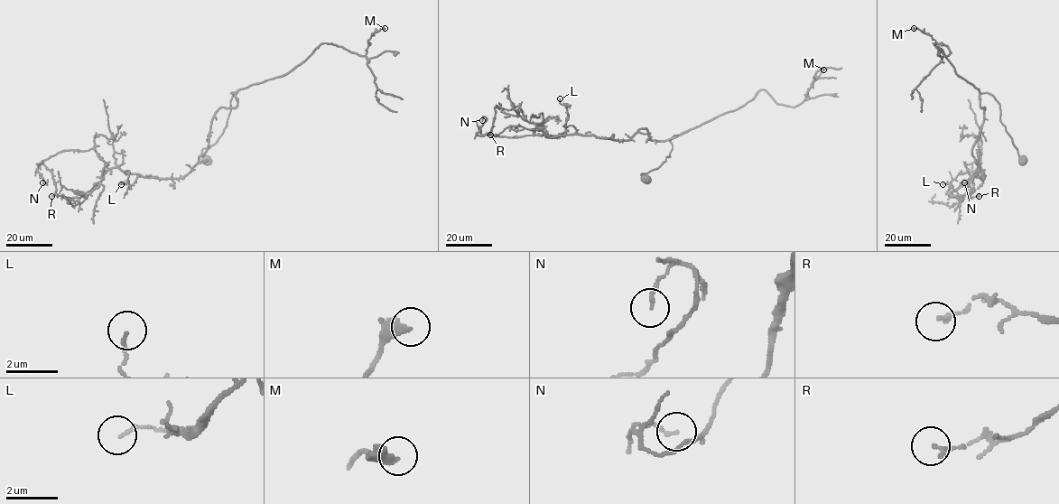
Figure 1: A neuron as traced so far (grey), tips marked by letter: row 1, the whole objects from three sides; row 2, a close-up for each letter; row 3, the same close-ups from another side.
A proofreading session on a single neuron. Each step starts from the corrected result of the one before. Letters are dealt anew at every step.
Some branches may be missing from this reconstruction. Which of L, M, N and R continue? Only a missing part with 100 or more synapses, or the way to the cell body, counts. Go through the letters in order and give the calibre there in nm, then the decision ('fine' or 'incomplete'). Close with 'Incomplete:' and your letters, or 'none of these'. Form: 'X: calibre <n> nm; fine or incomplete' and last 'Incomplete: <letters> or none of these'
L: calibre 110 nm; fine
M: calibre 360 nm; fine
N: calibre 120 nm; fine
R: calibre 160 nm; fine
Incomplete: none of these

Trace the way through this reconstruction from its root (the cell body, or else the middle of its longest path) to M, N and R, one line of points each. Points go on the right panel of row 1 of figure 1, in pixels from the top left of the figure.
M: (1021, 159), (998, 100), (960, 77), (933, 43), (946, 46), (945, 56), (930, 35), (914, 28)
N: (1021, 159), (999, 103), (980, 93), (984, 120), (972, 156), (984, 177), (979, 149), (978, 169), (964, 182)
R: (1021, 159), (999, 103), (980, 93), (984, 120), (972, 156), (984, 177), (980, 167), (969, 197), (979, 196)

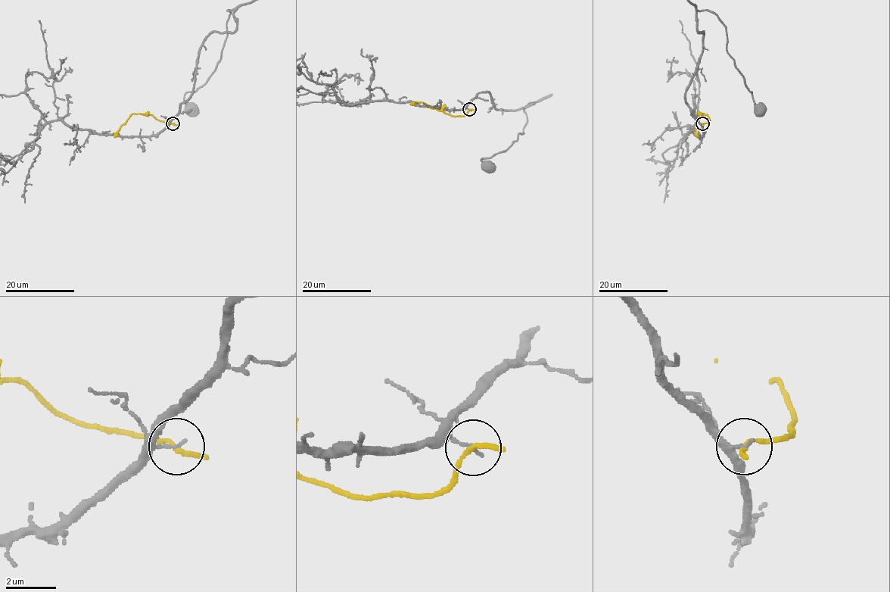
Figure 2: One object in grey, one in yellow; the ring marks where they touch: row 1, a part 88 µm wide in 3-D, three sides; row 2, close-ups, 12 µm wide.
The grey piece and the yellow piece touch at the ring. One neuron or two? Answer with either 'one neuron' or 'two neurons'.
two neurons

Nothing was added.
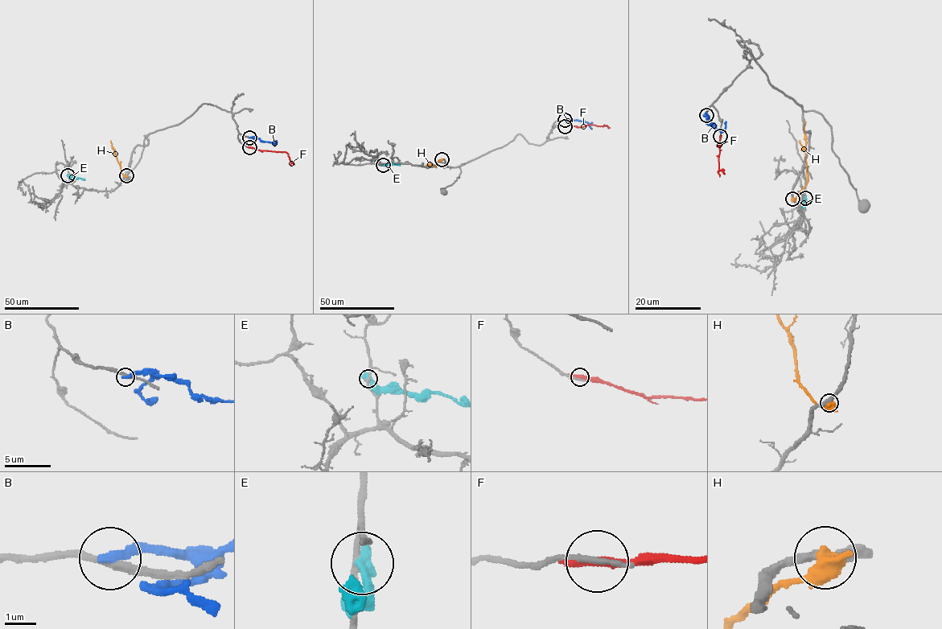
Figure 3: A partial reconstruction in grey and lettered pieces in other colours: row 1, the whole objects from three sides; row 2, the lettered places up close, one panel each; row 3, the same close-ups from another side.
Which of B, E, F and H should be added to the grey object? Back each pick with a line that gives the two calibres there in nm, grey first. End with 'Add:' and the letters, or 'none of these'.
Add: none of these

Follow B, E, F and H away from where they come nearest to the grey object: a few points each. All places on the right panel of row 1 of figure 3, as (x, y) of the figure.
B: (706, 115), (707, 121), (714, 128), (722, 131), (726, 121)
E: (805, 198), (802, 203), (804, 208)
F: (720, 137), (720, 142), (722, 143), (717, 145), (719, 146), (718, 166), (723, 174)
H: (792, 198), (795, 199), (808, 180), (805, 121)

